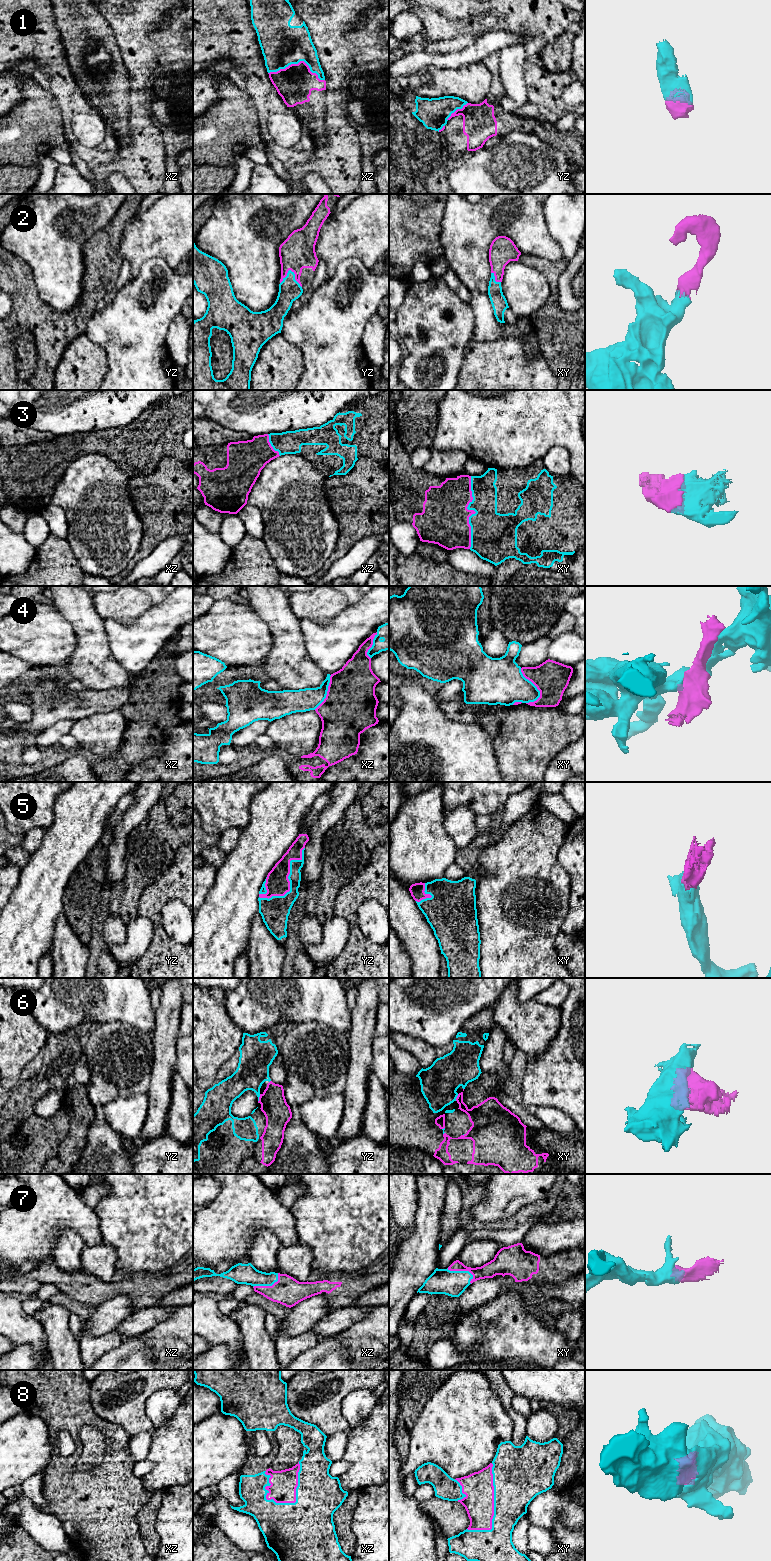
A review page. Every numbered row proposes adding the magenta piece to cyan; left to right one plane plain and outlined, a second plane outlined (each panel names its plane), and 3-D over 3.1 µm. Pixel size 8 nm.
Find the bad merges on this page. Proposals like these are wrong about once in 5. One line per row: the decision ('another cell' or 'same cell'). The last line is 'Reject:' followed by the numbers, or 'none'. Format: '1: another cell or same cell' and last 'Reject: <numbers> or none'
1: same cell
2: same cell
3: same cell
4: another cell
5: same cell
6: another cell
7: same cell
8: same cell
Reject: 4, 6

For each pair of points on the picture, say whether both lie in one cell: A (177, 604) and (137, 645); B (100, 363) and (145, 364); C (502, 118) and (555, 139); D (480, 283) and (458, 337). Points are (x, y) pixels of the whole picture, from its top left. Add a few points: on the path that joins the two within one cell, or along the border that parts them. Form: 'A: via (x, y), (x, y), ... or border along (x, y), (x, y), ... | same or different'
A: via (168, 614), (147, 635) | same
B: border along (94, 343), (106, 354), (107, 373), (103, 379) | different
C: via (515, 123), (534, 126), (542, 130) | same
D: border along (468, 303), (474, 315), (474, 329) | different

